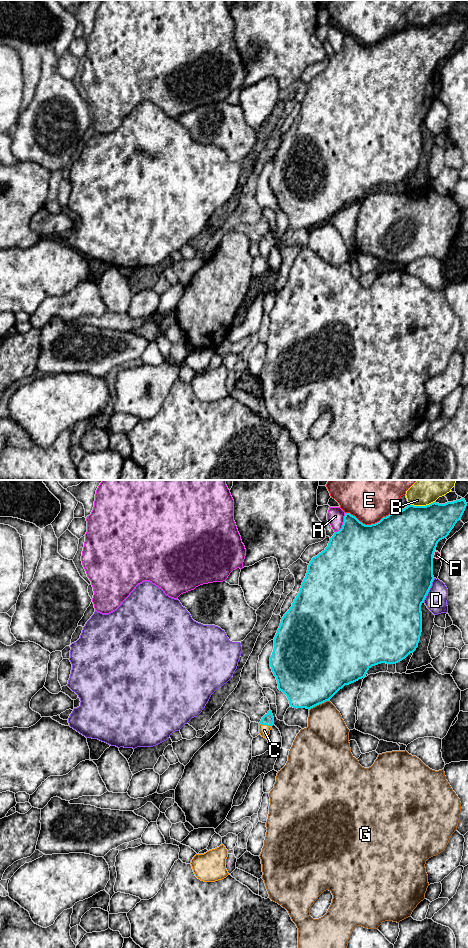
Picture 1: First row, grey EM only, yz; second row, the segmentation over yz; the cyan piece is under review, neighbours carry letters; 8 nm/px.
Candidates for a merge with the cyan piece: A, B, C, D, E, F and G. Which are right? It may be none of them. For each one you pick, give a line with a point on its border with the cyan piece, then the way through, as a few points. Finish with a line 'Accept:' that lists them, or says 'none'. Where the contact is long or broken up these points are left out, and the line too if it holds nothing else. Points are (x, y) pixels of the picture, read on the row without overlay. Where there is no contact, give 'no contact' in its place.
C: contact yz (265, 244); way yz (268, 239), (265, 244), (264, 250)
Accept: C

